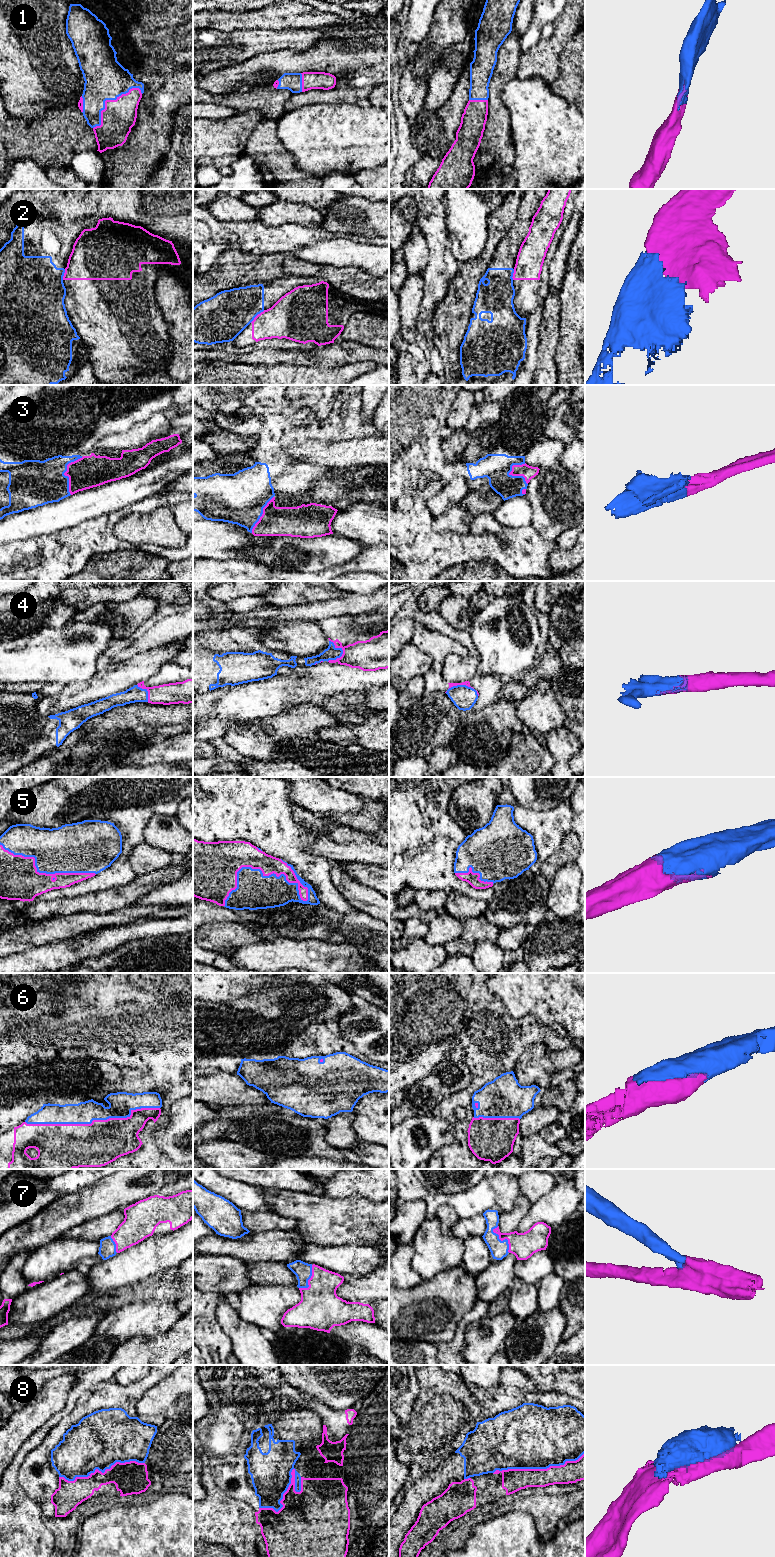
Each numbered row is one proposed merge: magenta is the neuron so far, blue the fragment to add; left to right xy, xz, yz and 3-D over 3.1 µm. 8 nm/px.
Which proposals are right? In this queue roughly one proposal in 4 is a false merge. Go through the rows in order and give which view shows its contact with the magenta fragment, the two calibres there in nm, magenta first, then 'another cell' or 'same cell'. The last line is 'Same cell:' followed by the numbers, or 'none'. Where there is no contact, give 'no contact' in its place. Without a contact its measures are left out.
1: contact in xy; calibres 280 and 340 nm; same cell
2: contact in xz; calibres 320 and 360 nm; another cell
3: contact in xy; calibres 260 and 380 nm; same cell
4: contact in xz; calibres 260 and 110 nm; same cell
5: contact in xz; calibres 280 and 300 nm; same cell
6: contact in xy; calibres 360 and 190 nm; same cell
7: contact in yz; calibres 200 and 140 nm; same cell
8: contact in xz; calibres 440 and 320 nm; another cell
Same cell: 1, 3, 4, 5, 6, 7

